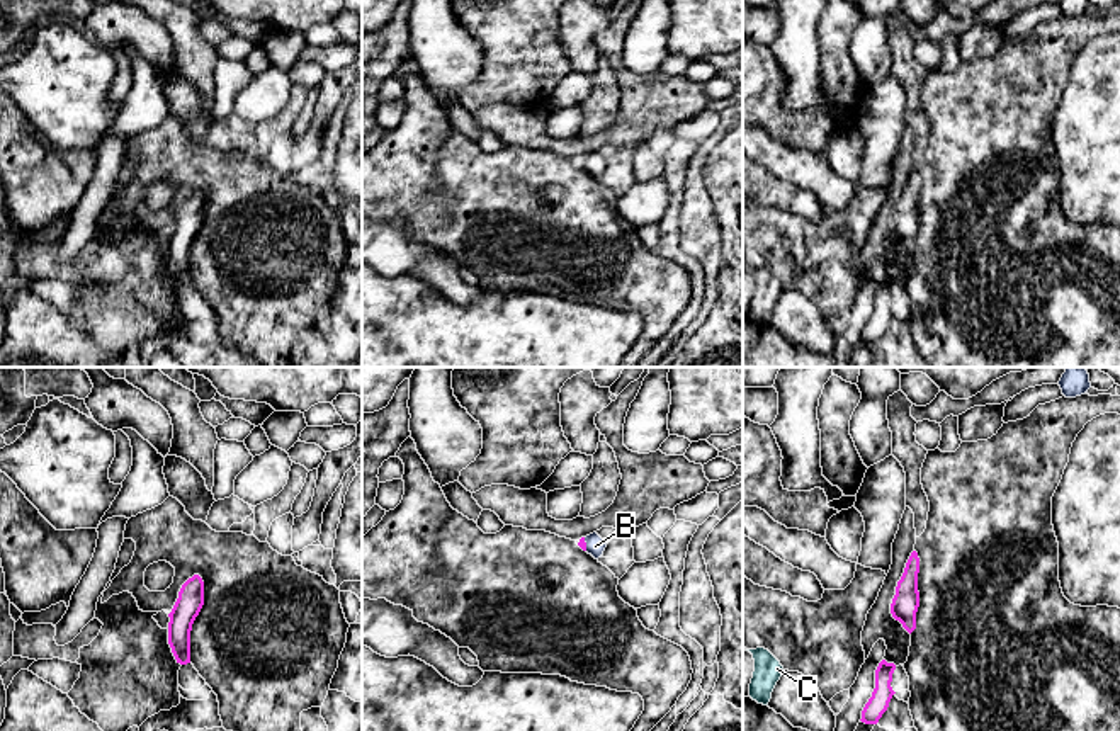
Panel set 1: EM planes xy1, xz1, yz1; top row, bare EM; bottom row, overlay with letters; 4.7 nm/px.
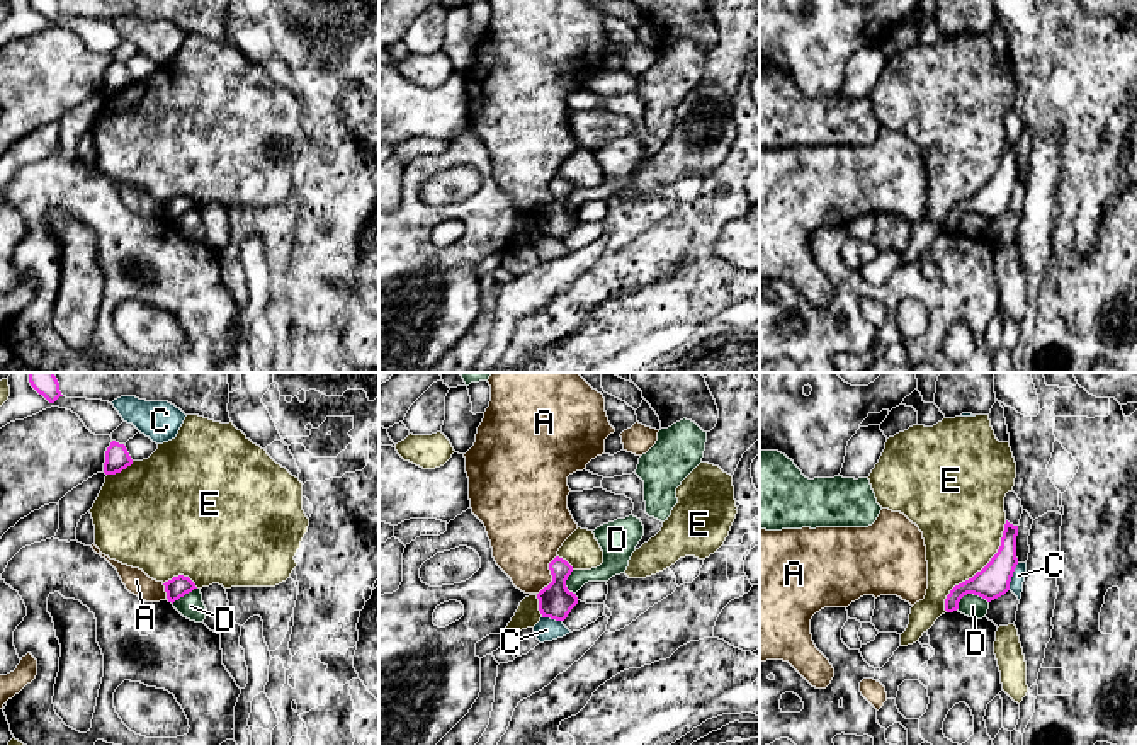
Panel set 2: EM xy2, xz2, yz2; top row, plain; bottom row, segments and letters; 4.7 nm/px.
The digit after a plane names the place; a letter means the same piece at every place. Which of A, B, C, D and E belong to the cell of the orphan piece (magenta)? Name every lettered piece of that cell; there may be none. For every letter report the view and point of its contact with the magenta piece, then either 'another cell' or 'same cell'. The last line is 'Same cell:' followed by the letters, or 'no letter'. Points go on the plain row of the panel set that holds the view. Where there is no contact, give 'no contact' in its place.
A: xz2 (551, 193) | another cell
B: xz1 (585, 164) | same cell
C: yz2 (1012, 194) | another cell
D: yz2 (969, 211) | another cell
E: yz2 (981, 189) | another cell
Same cell: B

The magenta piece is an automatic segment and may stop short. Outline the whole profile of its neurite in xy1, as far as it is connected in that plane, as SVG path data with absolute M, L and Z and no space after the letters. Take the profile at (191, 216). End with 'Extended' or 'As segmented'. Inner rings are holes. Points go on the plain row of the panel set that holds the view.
M194 194L182 204L178 218L168 233L168 264L180 284L190 282L190 250L202 224L204 201L199 194Z. As segmented

